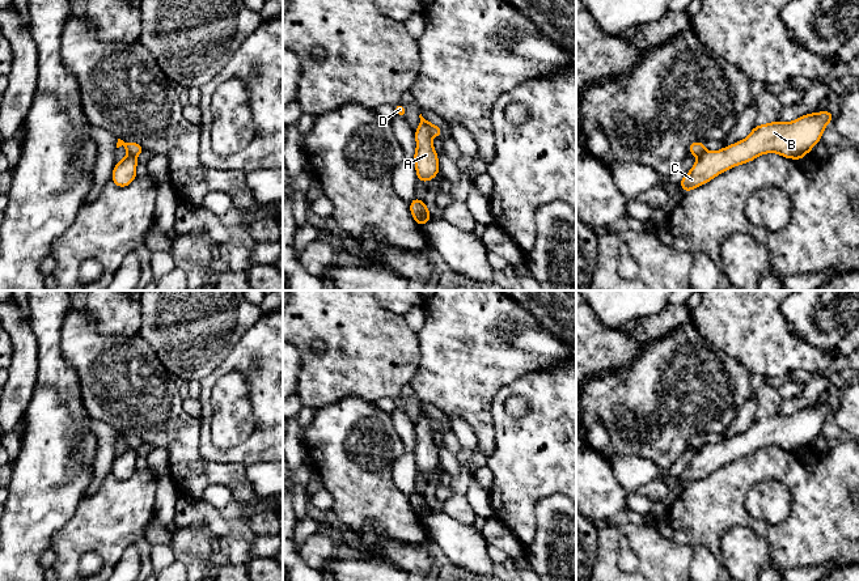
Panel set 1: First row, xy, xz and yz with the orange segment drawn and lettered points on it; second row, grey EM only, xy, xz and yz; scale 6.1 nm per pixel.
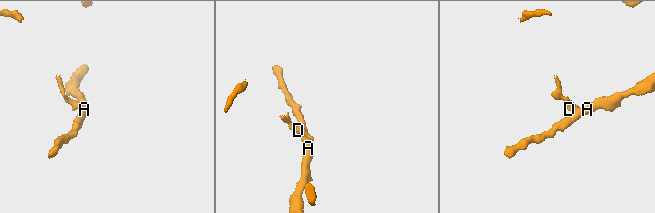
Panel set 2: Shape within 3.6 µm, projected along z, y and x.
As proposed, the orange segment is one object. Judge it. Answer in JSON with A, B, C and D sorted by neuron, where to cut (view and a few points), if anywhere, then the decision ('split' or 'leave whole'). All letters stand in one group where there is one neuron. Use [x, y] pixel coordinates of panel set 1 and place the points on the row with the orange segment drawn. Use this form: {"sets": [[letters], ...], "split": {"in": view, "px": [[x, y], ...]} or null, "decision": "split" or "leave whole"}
{"sets": [["A", "B", "C"], ["D"]], "split": {"in": "xz", "px": [[420, 122], [428, 127], [432, 135]]}, "decision": "split"}

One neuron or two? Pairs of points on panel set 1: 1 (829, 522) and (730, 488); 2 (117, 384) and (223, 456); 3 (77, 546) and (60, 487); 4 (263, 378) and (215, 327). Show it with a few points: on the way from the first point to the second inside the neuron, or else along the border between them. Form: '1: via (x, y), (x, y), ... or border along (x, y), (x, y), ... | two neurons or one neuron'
1: via (811, 496), (786, 471), (756, 471) | one neuron
2: border along (198, 439), (198, 450), (208, 461), (220, 462) | two neurons
3: border along (83, 496), (75, 513), (53, 535), (50, 542) | two neurons
4: border along (253, 323), (214, 370) | two neurons

